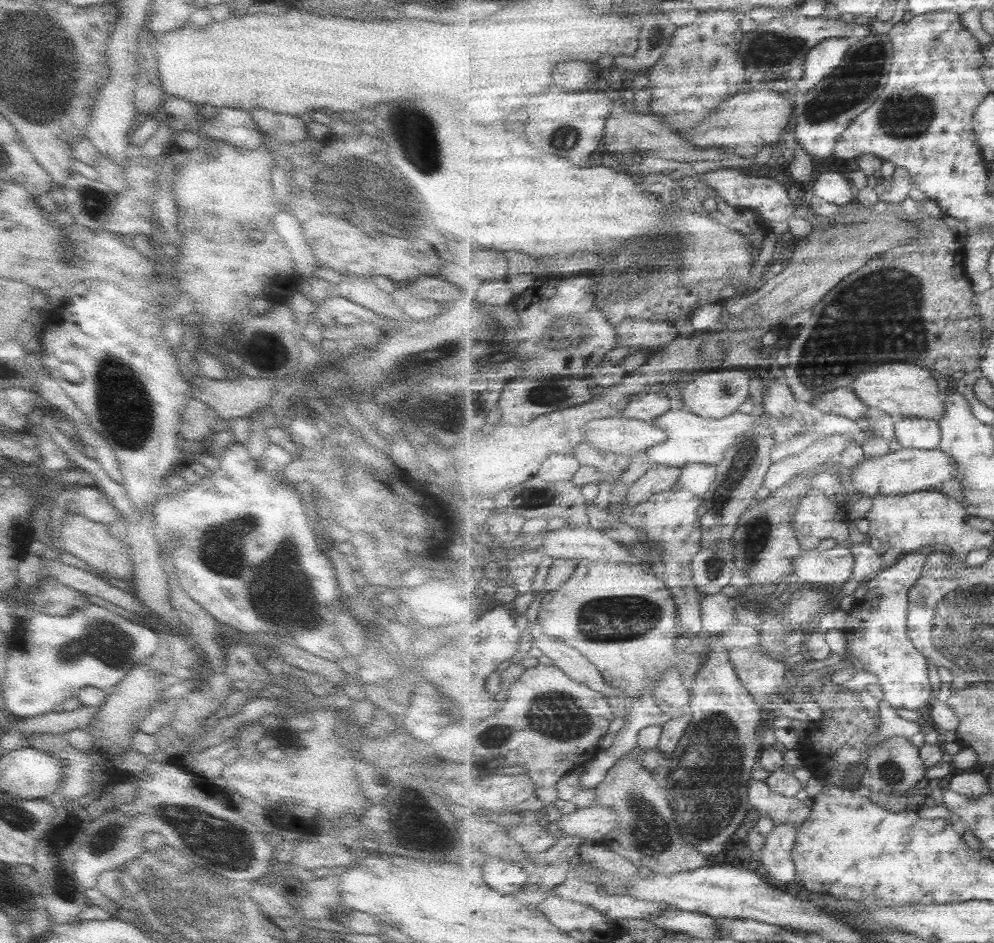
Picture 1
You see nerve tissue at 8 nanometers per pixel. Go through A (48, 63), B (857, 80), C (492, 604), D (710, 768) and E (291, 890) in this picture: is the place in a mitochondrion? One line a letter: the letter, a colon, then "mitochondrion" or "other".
A: mitochondrion
B: mitochondrion
C: other
D: mitochondrion
E: other

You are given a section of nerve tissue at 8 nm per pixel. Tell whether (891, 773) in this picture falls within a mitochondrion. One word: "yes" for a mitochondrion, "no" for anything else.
yes

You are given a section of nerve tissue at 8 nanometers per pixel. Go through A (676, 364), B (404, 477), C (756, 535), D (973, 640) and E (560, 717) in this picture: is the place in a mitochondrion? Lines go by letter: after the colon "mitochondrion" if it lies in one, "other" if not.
A: other
B: other
C: mitochondrion
D: mitochondrion
E: mitochondrion

